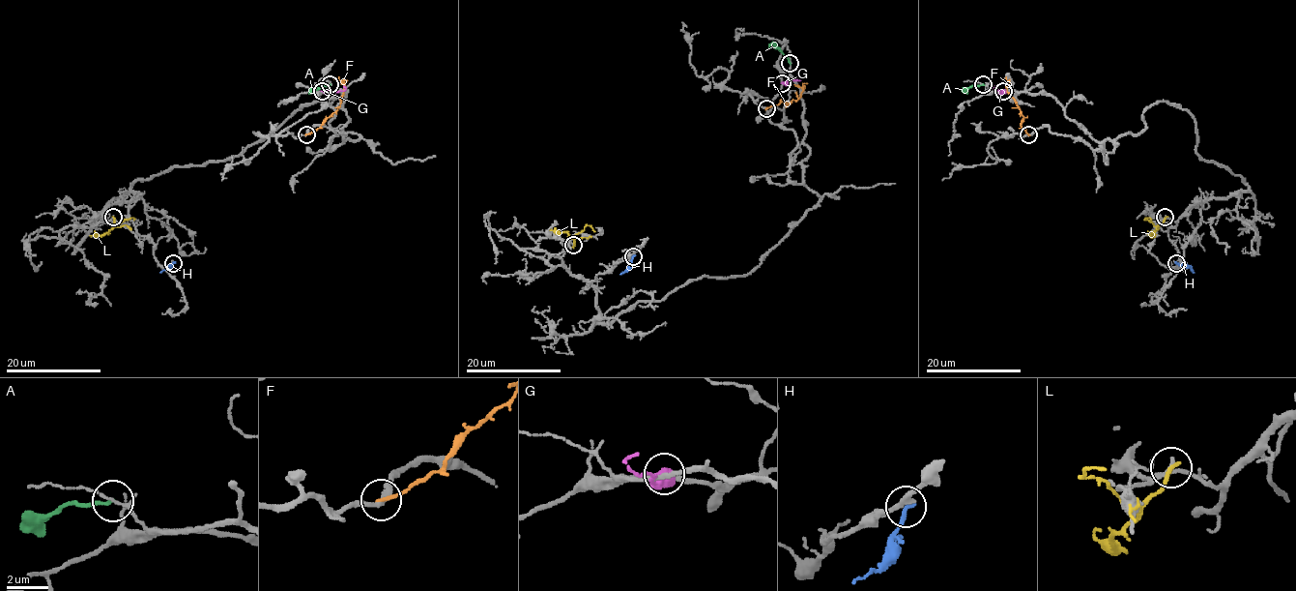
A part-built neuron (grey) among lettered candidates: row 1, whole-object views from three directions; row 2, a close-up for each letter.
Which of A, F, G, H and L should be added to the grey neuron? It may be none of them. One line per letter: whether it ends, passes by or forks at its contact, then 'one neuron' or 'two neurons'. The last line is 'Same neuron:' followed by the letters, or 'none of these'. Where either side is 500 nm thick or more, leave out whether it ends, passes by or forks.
A: it ends; two neurons
F: it ends; two neurons
G: it ends; two neurons
H: it ends; two neurons
L: it ends; two neurons
Same neuron: none of these

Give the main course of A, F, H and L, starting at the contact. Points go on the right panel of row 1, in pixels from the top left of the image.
A: (983, 85), (969, 87), (966, 90), (967, 93)
F: (1028, 133), (1021, 126), (1023, 117), (1015, 100), (1007, 91), (1004, 79)
H: (1176, 263), (1188, 265), (1194, 272)
L: (1166, 218), (1156, 227), (1145, 220), (1151, 219)

